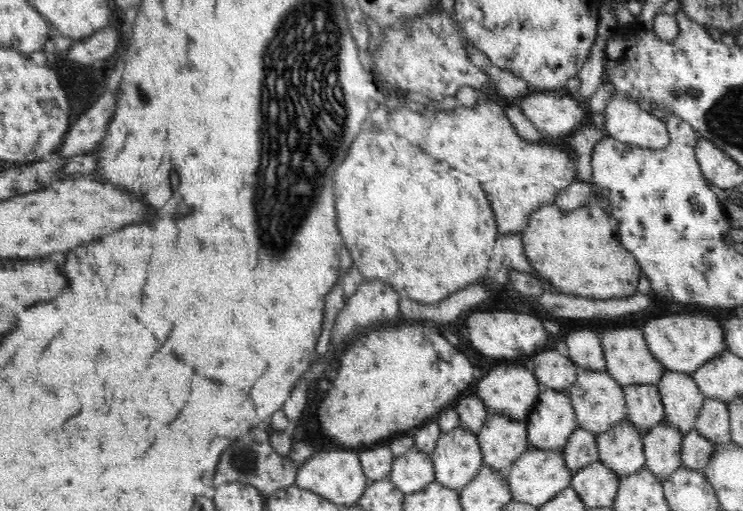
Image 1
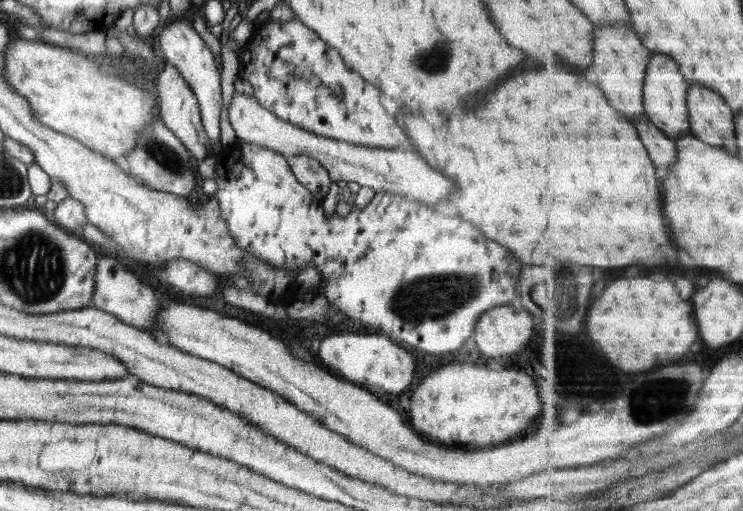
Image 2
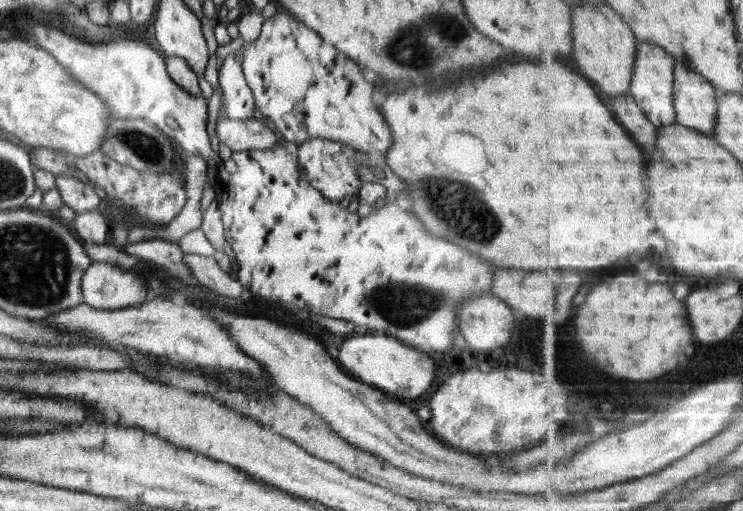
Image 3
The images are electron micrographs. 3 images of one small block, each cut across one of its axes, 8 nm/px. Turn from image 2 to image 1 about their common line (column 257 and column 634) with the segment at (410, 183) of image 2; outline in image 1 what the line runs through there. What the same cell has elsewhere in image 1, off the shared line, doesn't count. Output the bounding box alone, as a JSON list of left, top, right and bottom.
[603,94,669,150]

